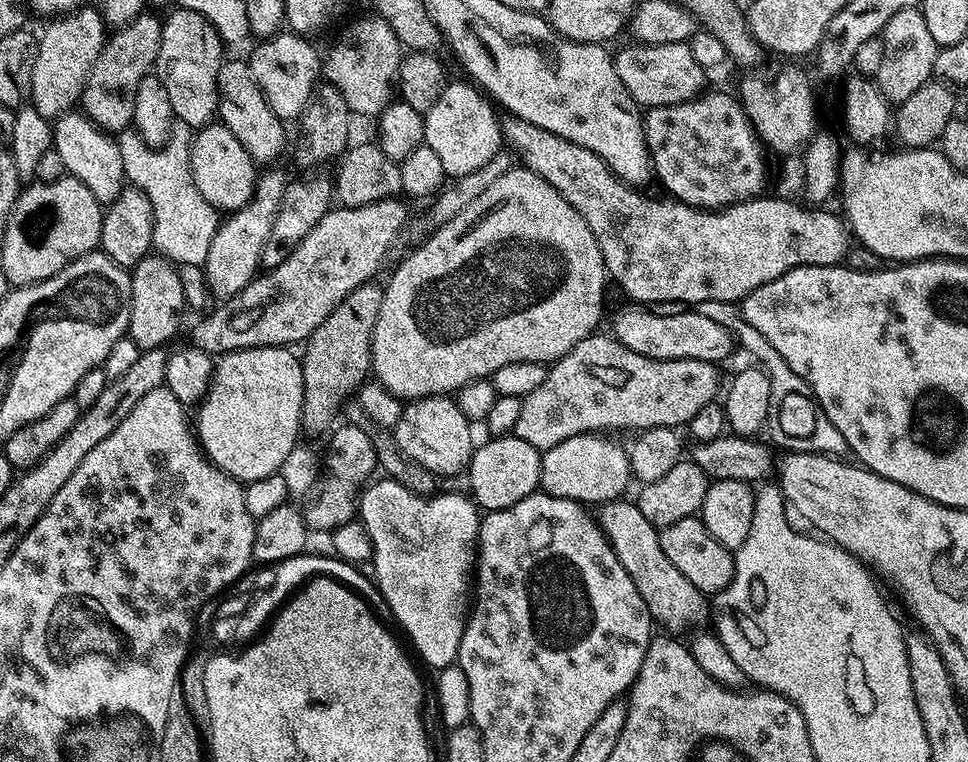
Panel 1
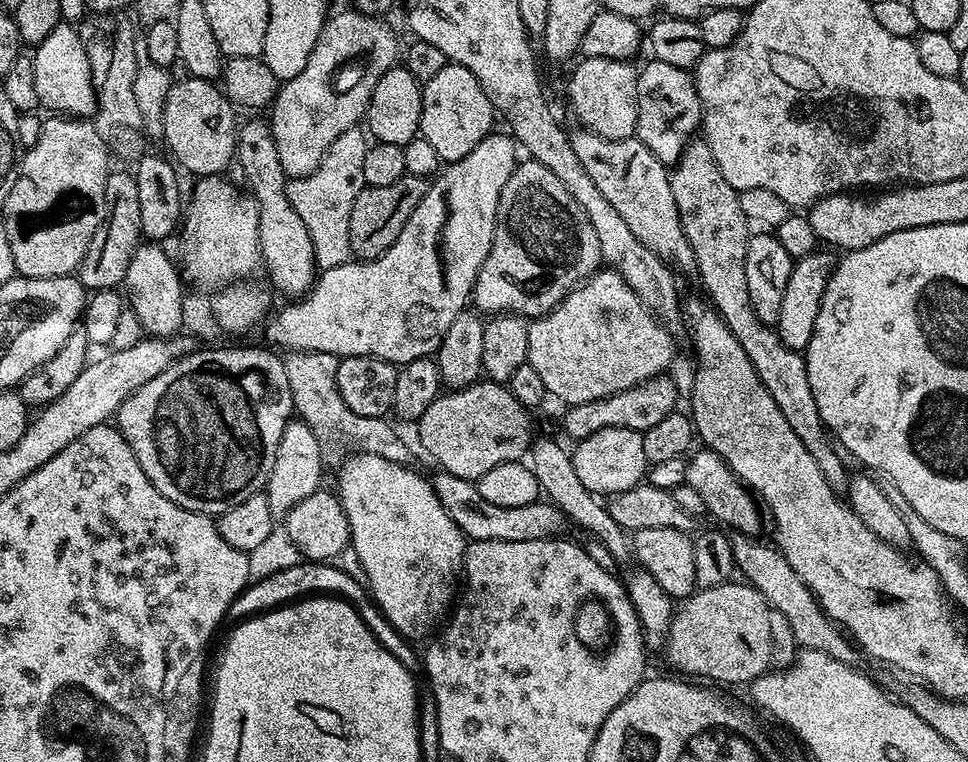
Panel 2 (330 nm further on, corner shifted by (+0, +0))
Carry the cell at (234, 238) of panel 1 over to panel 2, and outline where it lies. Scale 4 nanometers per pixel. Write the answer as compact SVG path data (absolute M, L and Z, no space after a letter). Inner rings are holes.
M333 3L330 8L331 15L327 17L318 34L317 44L310 51L306 66L294 78L283 81L280 91L276 93L276 99L270 105L270 123L274 134L274 146L278 148L278 162L282 162L282 170L285 177L295 178L297 176L309 176L316 171L316 167L322 162L322 158L346 134L346 130L357 127L368 115L368 103L374 94L374 86L386 70L397 67L402 56L402 44L396 37L396 32L387 23L387 19L378 16L367 16L358 9ZM368 52L368 69L361 74L360 80L356 80L345 92L335 92L332 89L332 75L343 66L347 60Z

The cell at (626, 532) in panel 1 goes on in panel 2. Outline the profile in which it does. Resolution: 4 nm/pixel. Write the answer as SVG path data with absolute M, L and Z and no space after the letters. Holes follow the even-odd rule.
M443 470L431 477L432 488L438 502L454 518L454 526L464 532L469 541L493 540L494 542L530 542L531 540L550 540L565 535L566 517L560 509L547 502L537 502L526 506L494 506L478 494L475 483L466 478L458 478Z

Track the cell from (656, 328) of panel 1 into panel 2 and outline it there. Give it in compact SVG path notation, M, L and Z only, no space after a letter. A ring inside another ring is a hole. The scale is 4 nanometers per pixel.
M671 375L655 376L630 390L622 390L618 394L607 398L598 398L594 402L585 404L574 404L567 409L564 416L564 432L572 439L572 442L579 442L590 438L590 434L598 434L598 430L607 428L625 428L635 432L650 430L662 422L677 407L676 384L671 380Z

